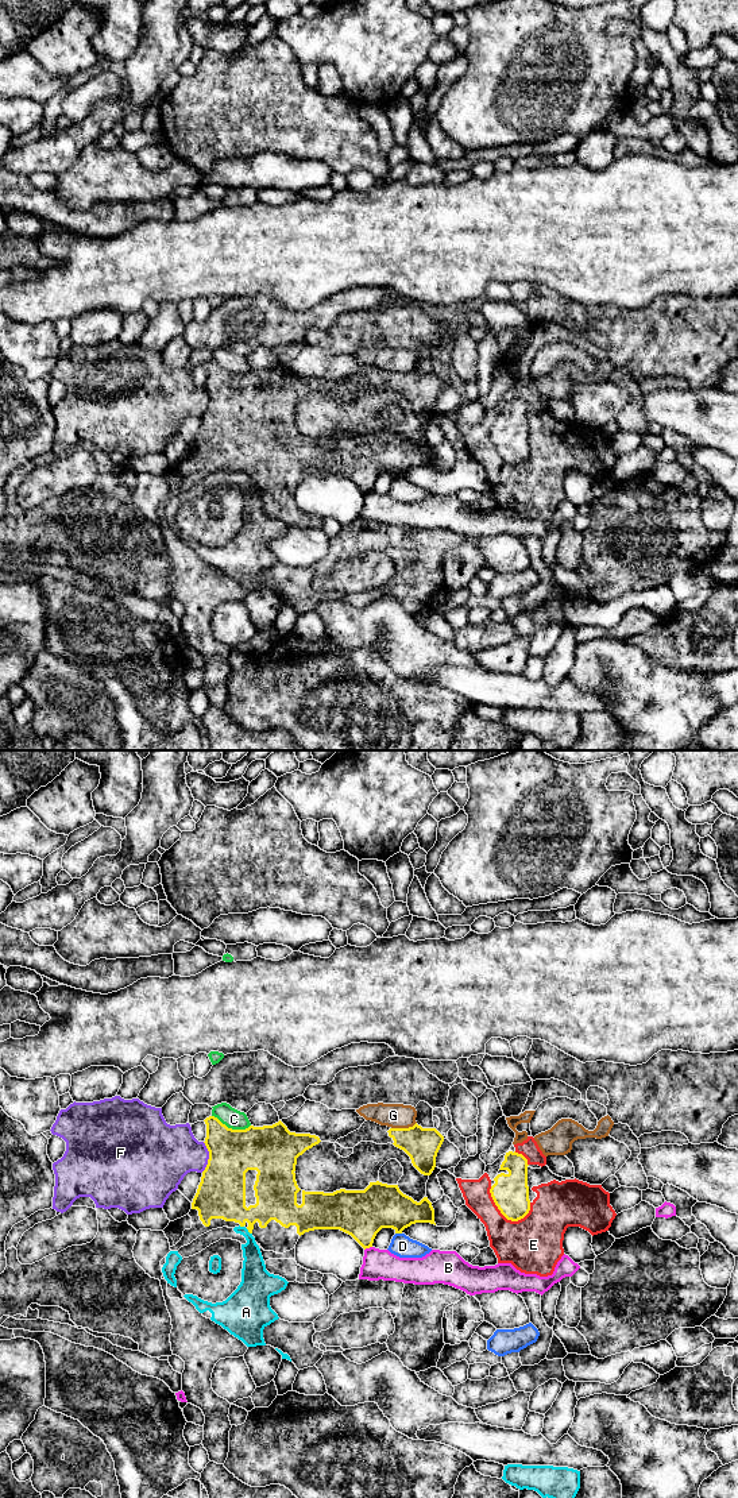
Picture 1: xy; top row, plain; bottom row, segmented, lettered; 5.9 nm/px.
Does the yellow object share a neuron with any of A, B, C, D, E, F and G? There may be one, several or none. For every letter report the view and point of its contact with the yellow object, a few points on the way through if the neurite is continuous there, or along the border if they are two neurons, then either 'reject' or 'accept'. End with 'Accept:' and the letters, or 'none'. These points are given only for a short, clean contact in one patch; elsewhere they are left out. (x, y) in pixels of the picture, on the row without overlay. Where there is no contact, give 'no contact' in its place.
A: contact xy (248, 475); border xy (246, 473), (251, 478); reject
B: contact xy (367, 491); reject
C: contact xy (231, 373); border xy (212, 359), (232, 373), (247, 373), (250, 370); reject
D: contact xy (398, 477); reject
E: contact xy (502, 458); reject
F: contact xy (209, 401); border xy (204, 386), (208, 394), (208, 408), (201, 416); reject
G: contact xy (404, 373); reject
Accept: none

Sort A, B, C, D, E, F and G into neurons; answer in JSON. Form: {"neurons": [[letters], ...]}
{"neurons": [["A"], ["B"], ["C"], ["D"], ["E"], ["F"], ["G"]]}

